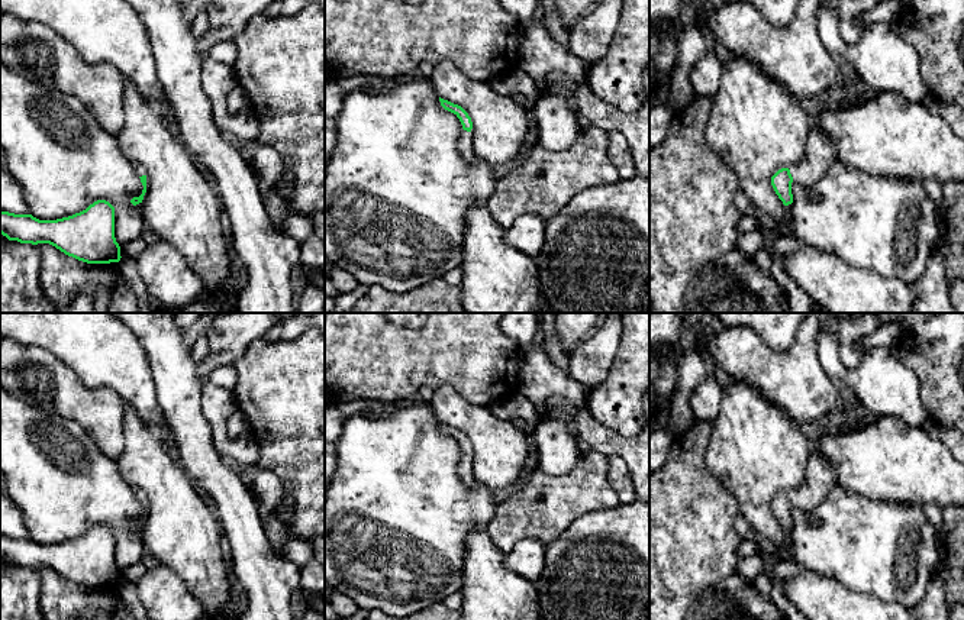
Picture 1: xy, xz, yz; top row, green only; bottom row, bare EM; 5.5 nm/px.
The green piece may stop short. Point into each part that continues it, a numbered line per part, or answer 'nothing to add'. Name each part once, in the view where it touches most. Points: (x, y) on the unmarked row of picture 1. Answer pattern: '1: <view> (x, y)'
1: yz (821, 477)

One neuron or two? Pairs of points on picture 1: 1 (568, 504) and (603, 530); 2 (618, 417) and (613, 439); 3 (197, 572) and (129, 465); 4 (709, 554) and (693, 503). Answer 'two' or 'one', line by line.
1: two
2: two
3: one
4: one

